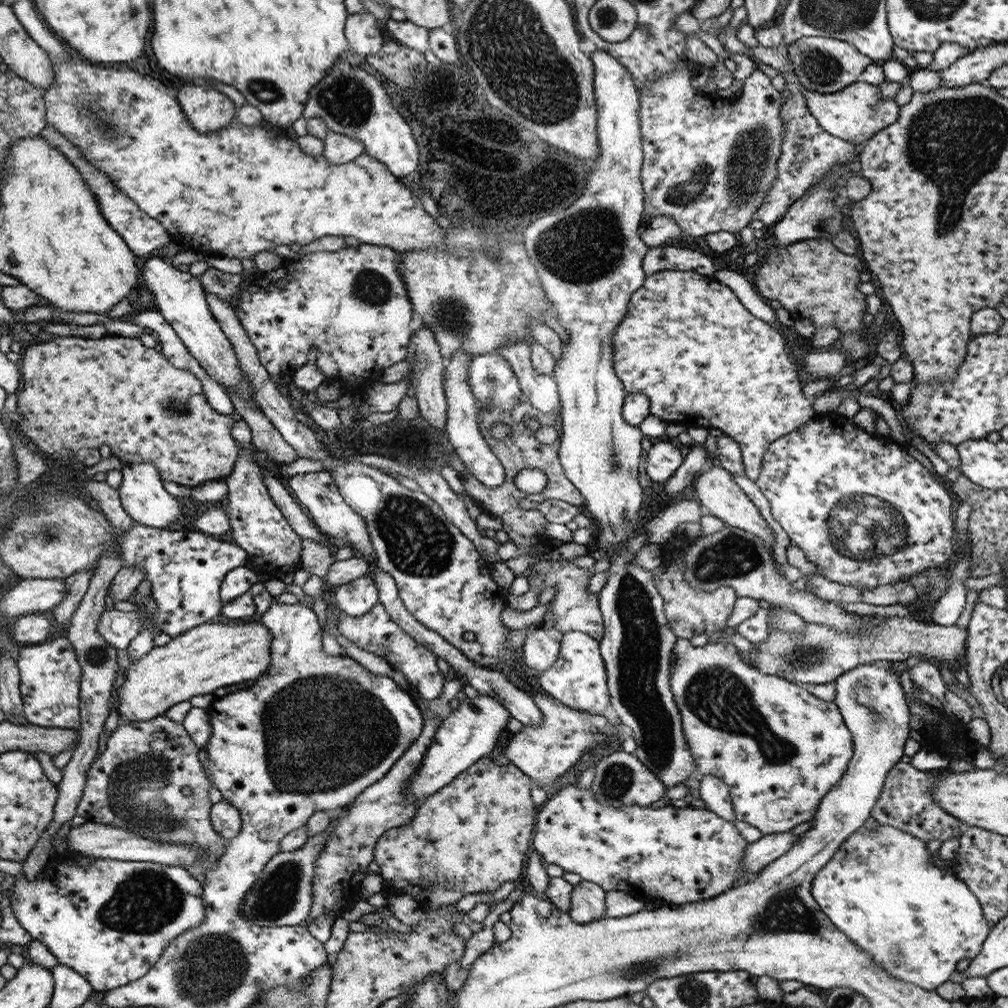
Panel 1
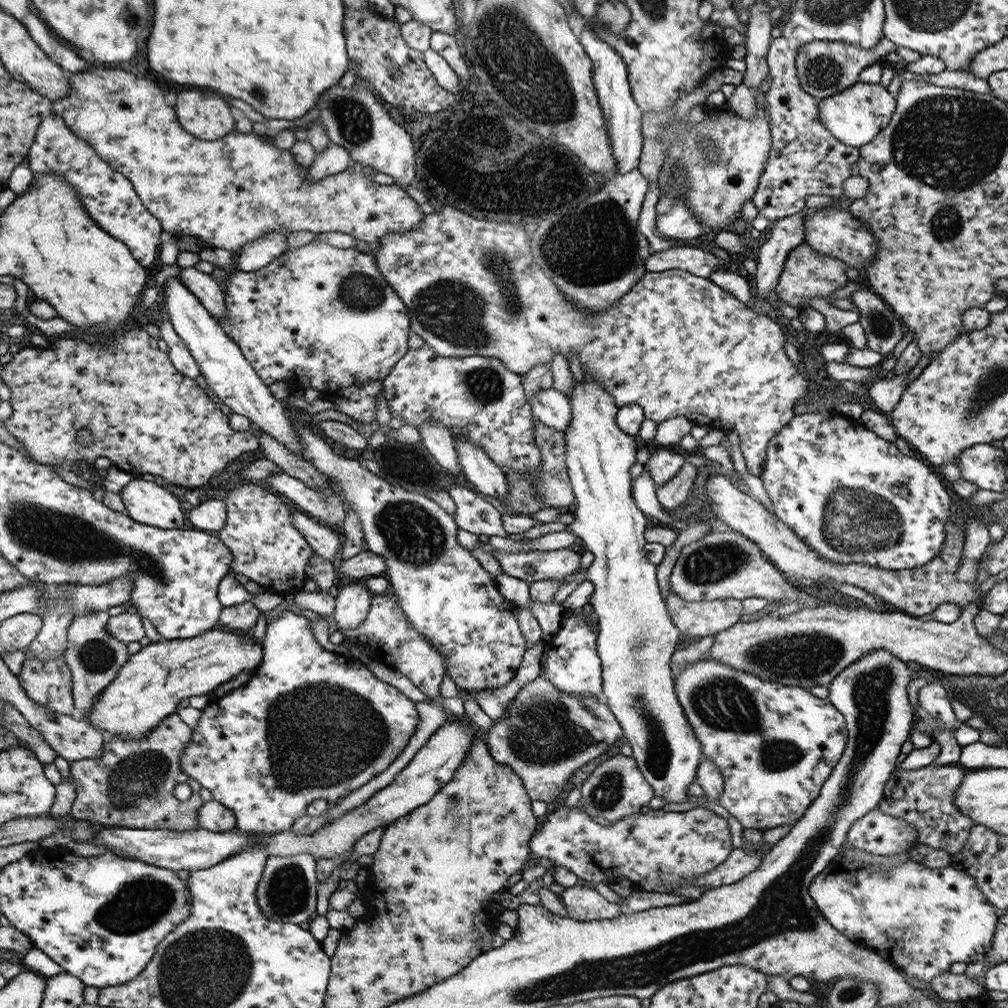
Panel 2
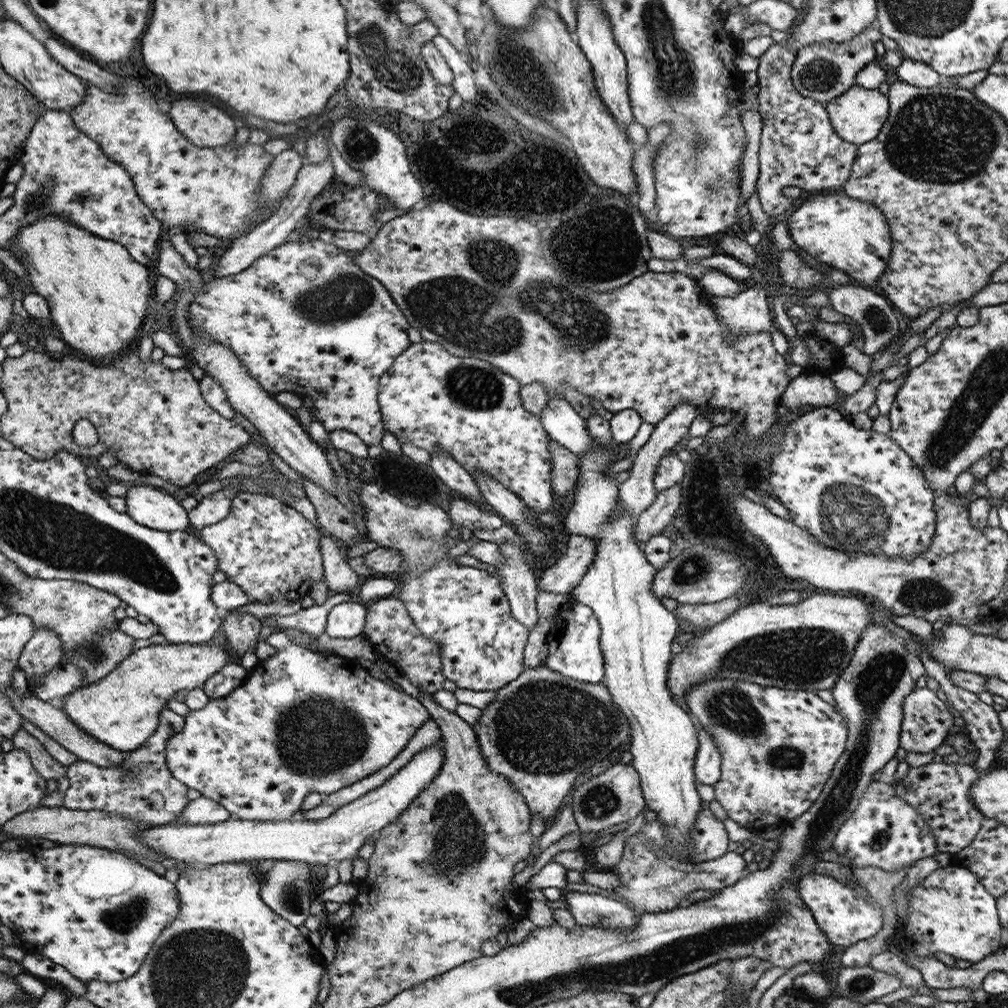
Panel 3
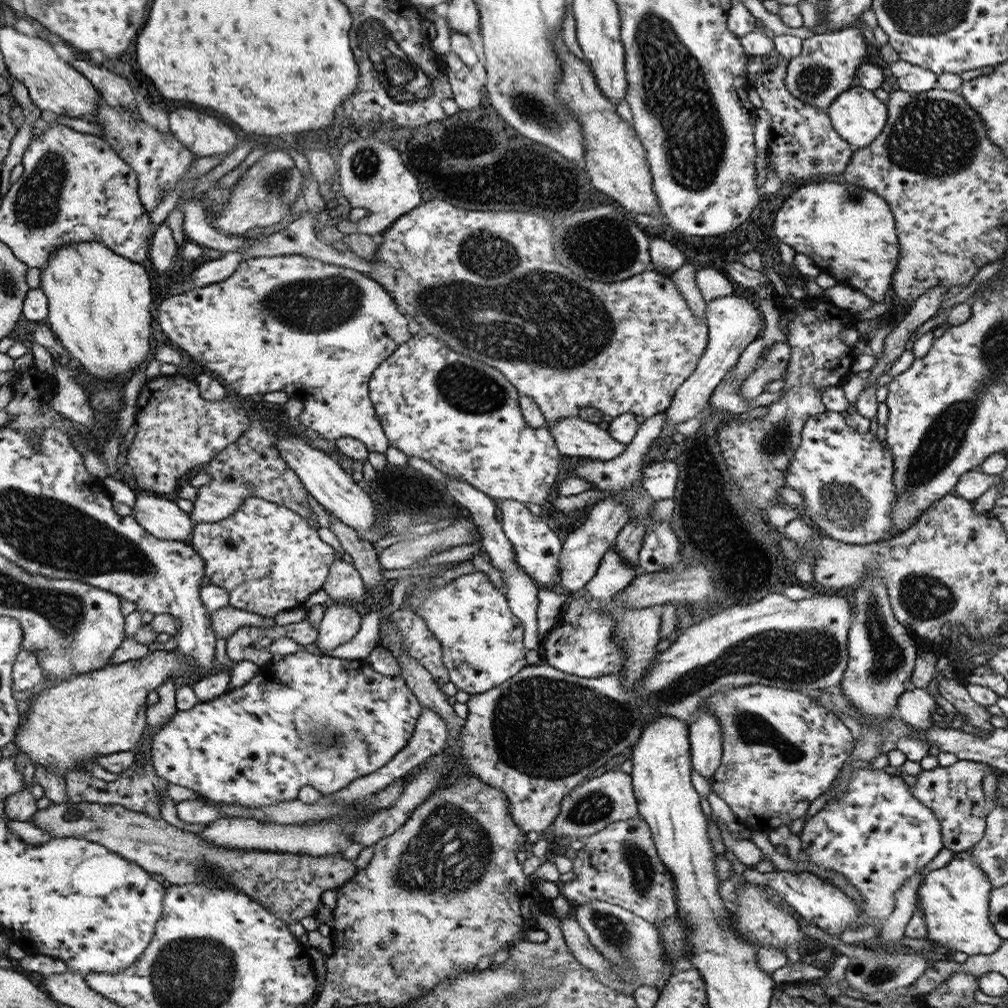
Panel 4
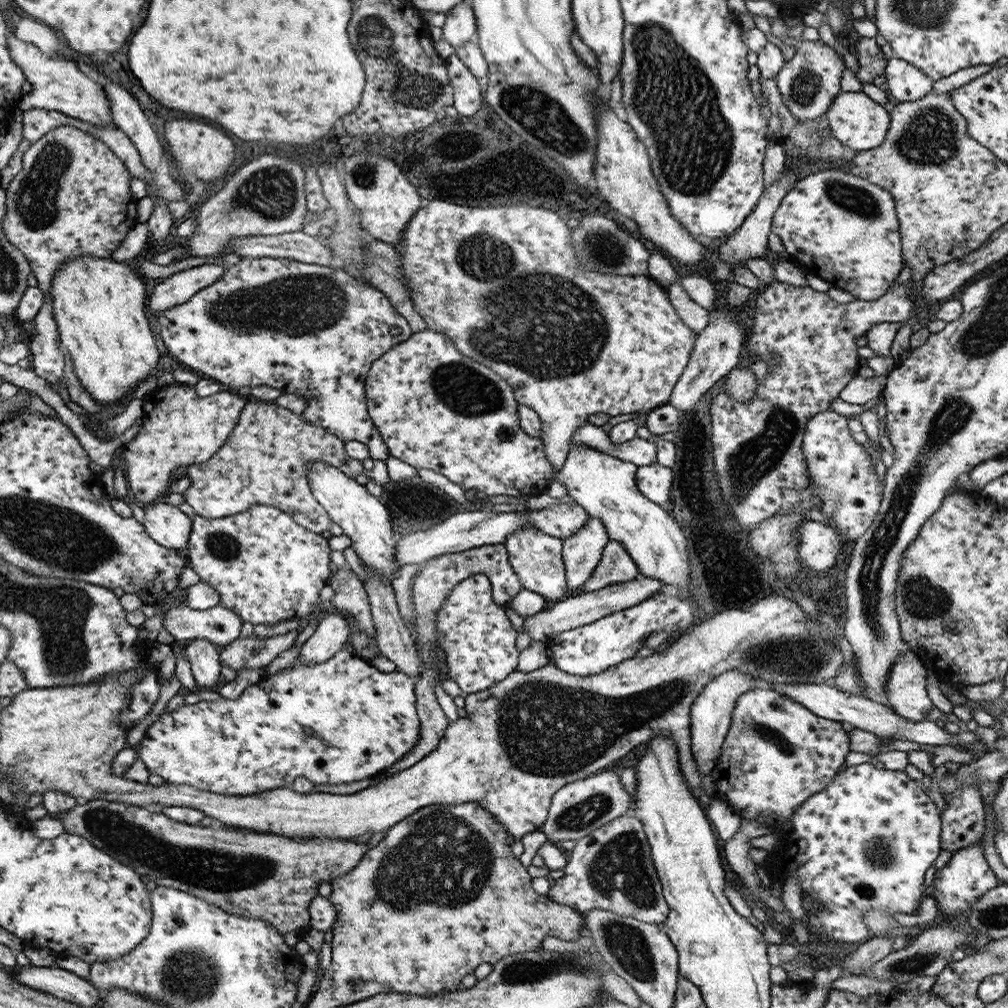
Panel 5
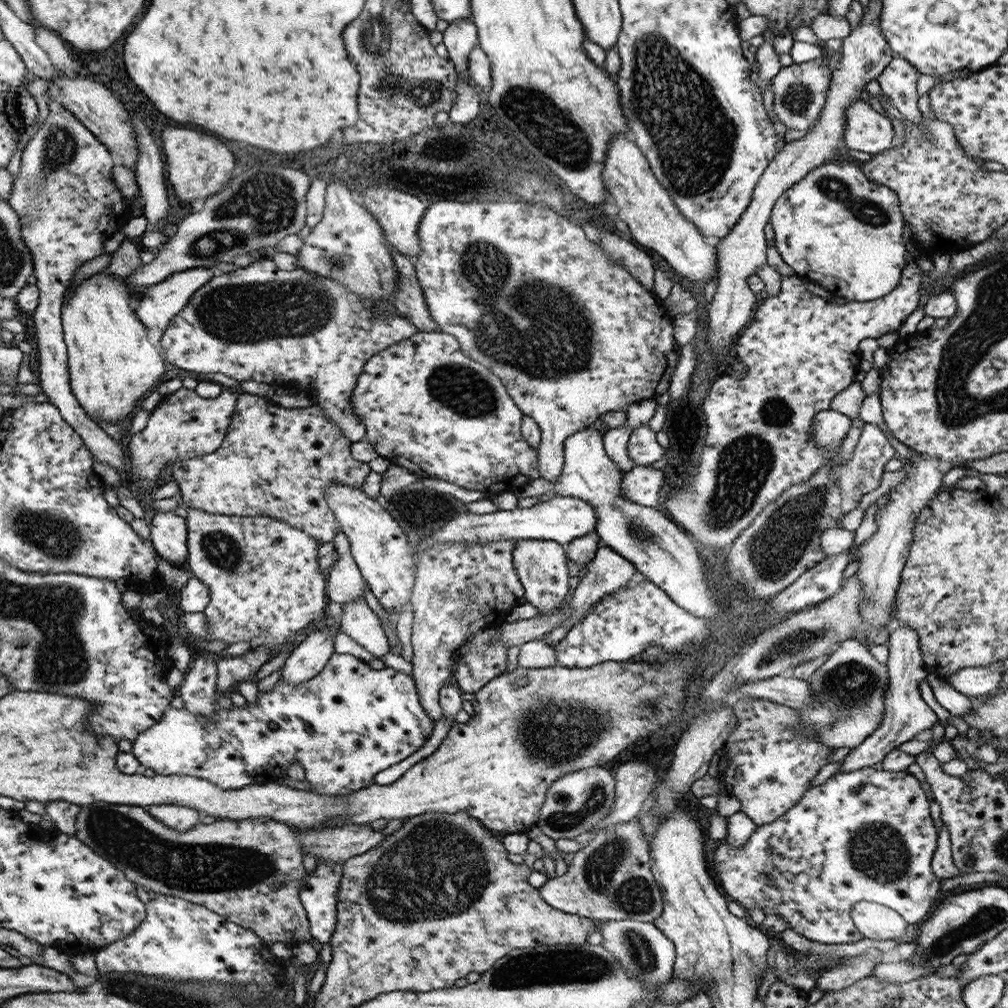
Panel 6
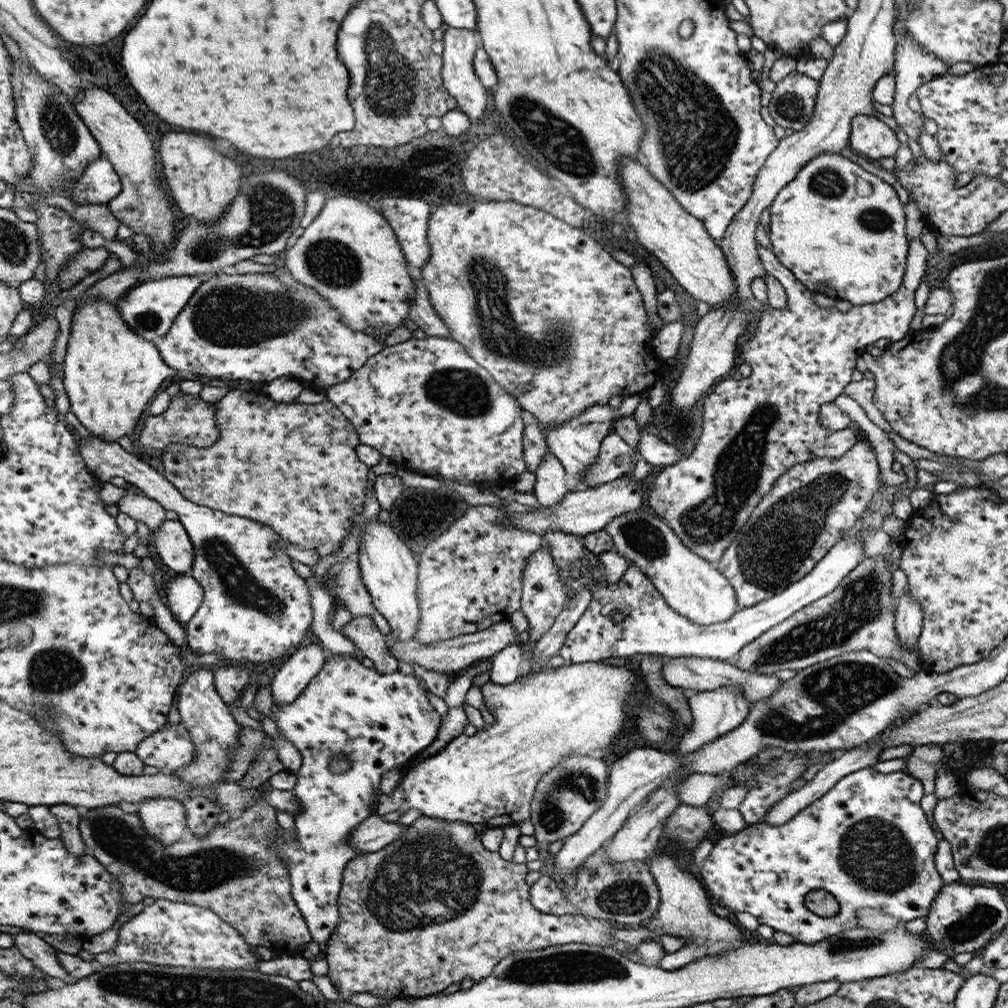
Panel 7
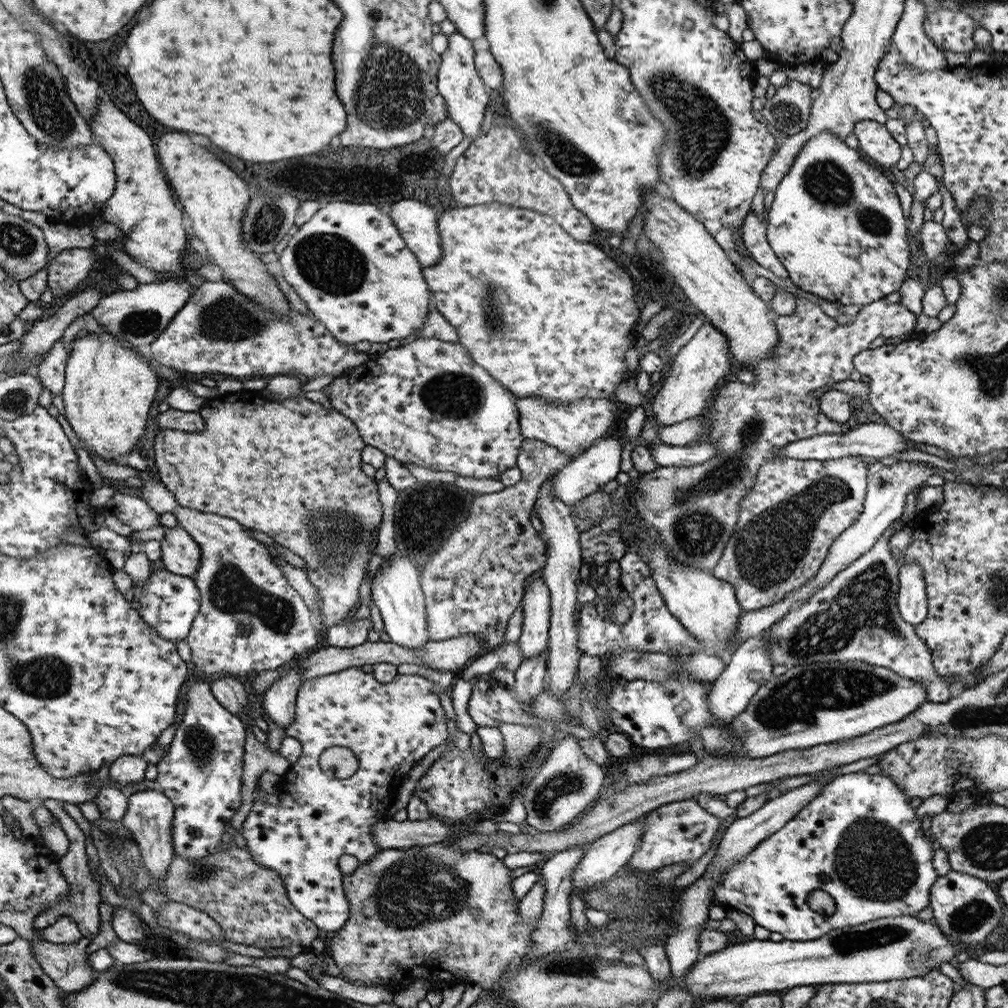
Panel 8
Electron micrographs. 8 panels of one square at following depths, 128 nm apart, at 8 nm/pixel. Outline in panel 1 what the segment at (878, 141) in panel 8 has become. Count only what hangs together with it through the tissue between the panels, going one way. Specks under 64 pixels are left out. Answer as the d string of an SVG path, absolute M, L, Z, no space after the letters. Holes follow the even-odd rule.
M856 81L838 92L822 94L806 89L803 92L806 106L818 124L828 133L848 144L861 143L870 140L873 135L886 126L897 122L900 107L891 98L881 95L879 85Z

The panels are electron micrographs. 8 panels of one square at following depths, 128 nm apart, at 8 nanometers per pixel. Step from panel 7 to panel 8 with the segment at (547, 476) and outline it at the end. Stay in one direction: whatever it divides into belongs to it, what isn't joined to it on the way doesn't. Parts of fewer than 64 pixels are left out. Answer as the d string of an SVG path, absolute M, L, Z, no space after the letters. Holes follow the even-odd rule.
M554 474L550 475L545 483L540 487L535 502L535 512L537 517L543 524L543 532L546 534L548 555L541 570L541 576L543 581L547 584L550 589L550 604L551 604L551 617L550 617L550 628L549 628L549 642L548 642L548 657L546 657L546 670L550 673L550 682L545 685L552 694L561 695L566 690L570 689L570 686L574 684L574 676L578 674L578 664L580 657L583 655L578 649L578 636L577 636L577 621L576 611L580 608L580 604L577 599L577 587L580 580L580 567L583 564L582 549L580 544L580 533L576 529L573 516L570 513L569 506L561 501L558 497L553 495L553 478Z

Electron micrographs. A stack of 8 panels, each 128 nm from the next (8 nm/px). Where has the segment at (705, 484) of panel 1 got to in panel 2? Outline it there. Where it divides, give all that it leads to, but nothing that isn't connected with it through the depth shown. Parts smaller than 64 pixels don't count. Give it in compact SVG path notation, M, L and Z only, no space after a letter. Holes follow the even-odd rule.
M721 474L713 475L705 486L705 496L716 512L716 516L724 522L726 528L743 534L752 542L755 542L773 562L773 565L785 575L800 580L812 578L822 587L823 581L840 582L840 584L853 584L874 595L878 600L891 602L898 611L911 616L926 616L932 614L942 603L956 603L960 605L961 612L967 604L978 599L983 600L985 594L980 589L974 589L973 582L960 582L956 580L956 571L960 566L962 546L964 546L964 532L952 524L952 520L946 521L945 545L941 553L924 566L904 570L888 570L869 564L856 564L850 562L842 564L833 562L818 556L808 544L797 537L797 534L786 526L773 512L768 511L758 499L750 493L740 491L737 485Z

